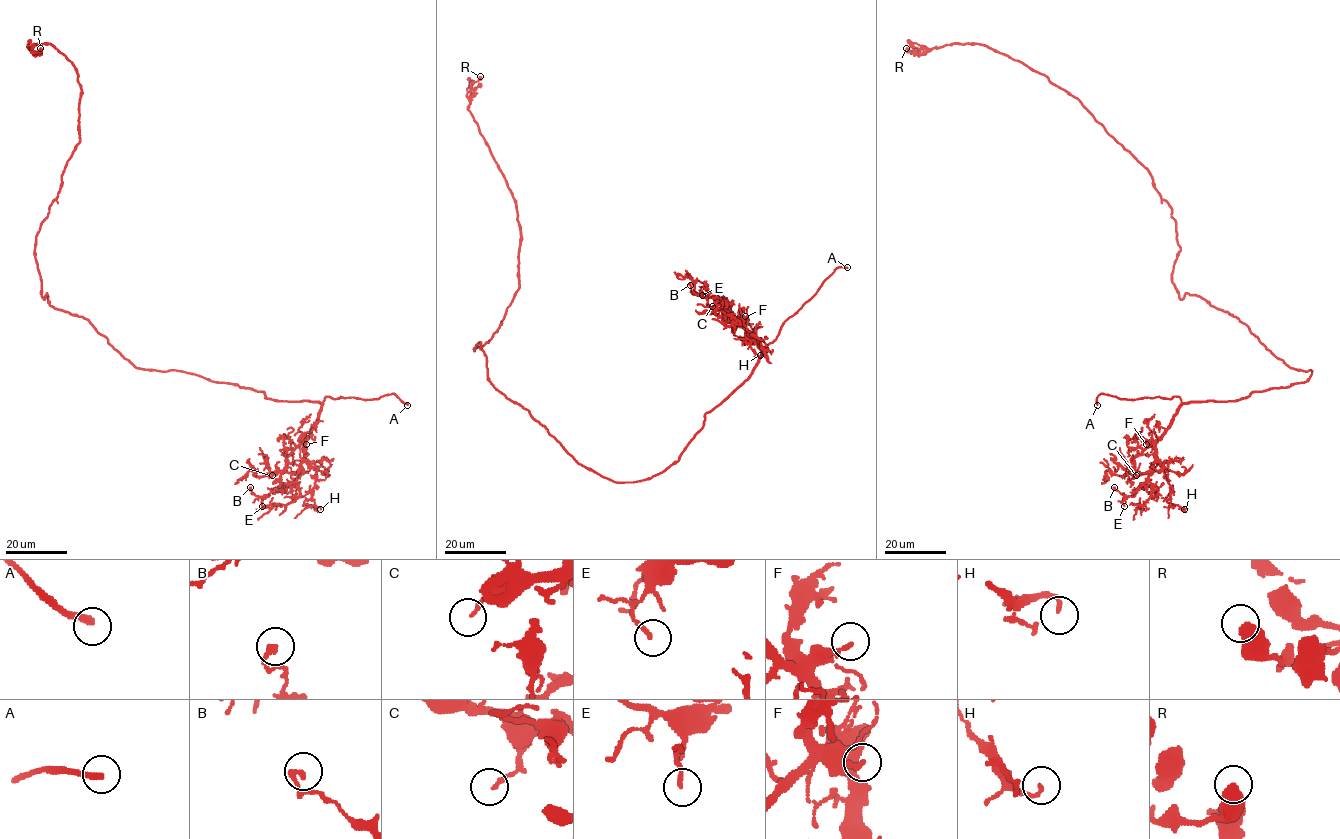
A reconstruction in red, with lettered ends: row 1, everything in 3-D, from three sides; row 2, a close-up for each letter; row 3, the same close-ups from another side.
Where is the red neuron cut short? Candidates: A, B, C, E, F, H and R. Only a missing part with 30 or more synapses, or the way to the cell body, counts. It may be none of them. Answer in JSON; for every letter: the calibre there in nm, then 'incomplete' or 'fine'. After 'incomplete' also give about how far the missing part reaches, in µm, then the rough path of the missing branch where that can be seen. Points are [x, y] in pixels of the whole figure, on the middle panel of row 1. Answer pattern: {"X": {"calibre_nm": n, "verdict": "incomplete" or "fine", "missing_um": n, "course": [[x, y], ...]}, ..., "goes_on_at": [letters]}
{"A": {"calibre_nm": 240, "verdict": "incomplete", "missing_um": 15}, "B": {"calibre_nm": 220, "verdict": "fine"}, "C": {"calibre_nm": 140, "verdict": "fine"}, "E": {"calibre_nm": 150, "verdict": "fine"}, "F": {"calibre_nm": 190, "verdict": "fine"}, "H": {"calibre_nm": 130, "verdict": "fine"}, "R": {"calibre_nm": 600, "verdict": "fine"}, "goes_on_at": ["A"]}

